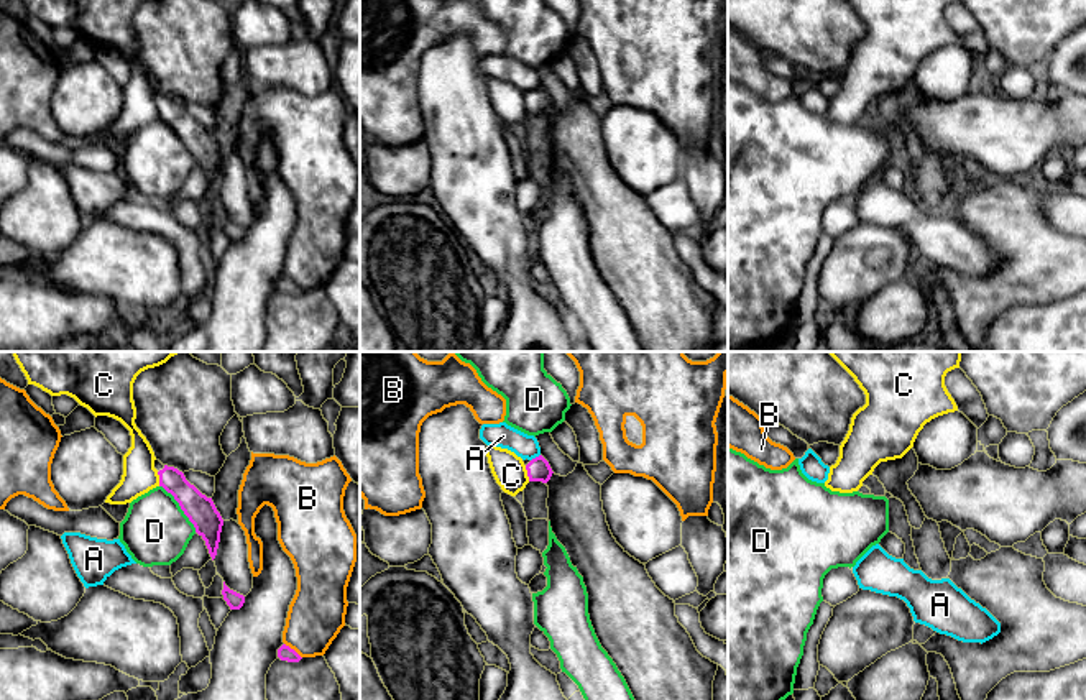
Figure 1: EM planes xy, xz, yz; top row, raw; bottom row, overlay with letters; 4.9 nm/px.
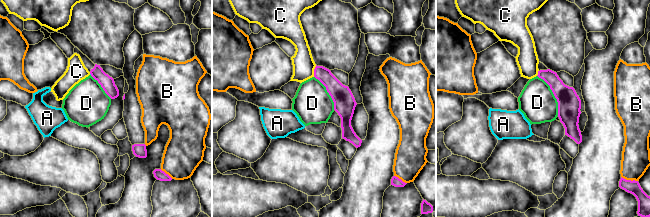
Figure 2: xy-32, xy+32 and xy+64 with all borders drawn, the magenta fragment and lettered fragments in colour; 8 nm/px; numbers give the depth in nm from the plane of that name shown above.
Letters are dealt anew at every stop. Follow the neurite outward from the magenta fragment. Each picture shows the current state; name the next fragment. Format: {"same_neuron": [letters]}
{"same_neuron": []}

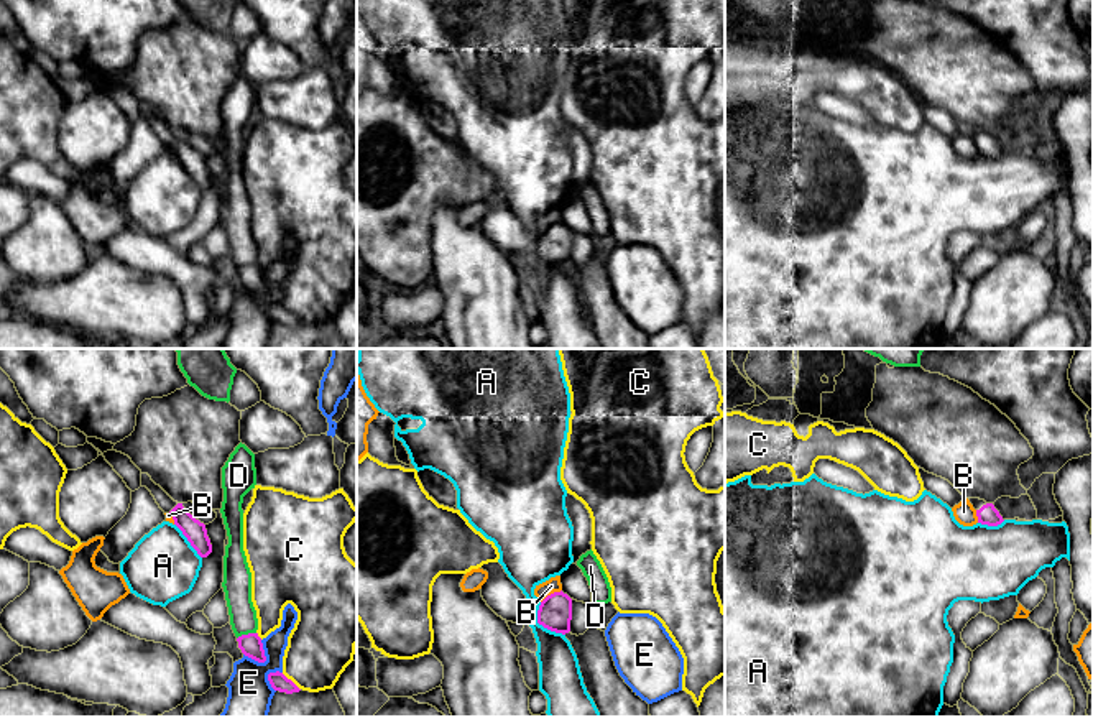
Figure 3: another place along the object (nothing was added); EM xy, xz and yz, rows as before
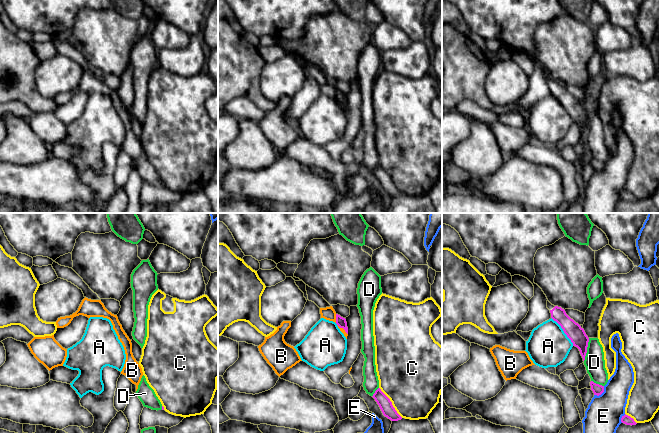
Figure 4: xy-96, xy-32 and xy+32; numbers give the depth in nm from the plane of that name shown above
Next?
{"same_neuron": []}

